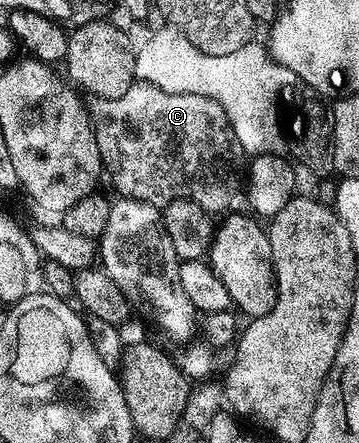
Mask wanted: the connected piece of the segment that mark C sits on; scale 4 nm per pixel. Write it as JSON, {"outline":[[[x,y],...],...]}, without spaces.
{"outline":[[[135,82],[132,83],[126,94],[120,98],[110,98],[109,100],[93,99],[90,104],[90,115],[92,118],[92,129],[98,142],[103,171],[106,173],[107,179],[108,176],[112,179],[112,184],[117,188],[117,193],[121,197],[137,199],[138,202],[152,203],[157,206],[163,206],[175,200],[189,200],[198,206],[202,206],[204,212],[214,216],[241,212],[247,209],[246,171],[248,168],[248,155],[239,142],[238,137],[236,137],[236,132],[231,126],[227,112],[217,101],[208,96],[199,97],[198,94],[170,94],[159,89],[158,86]]]}

